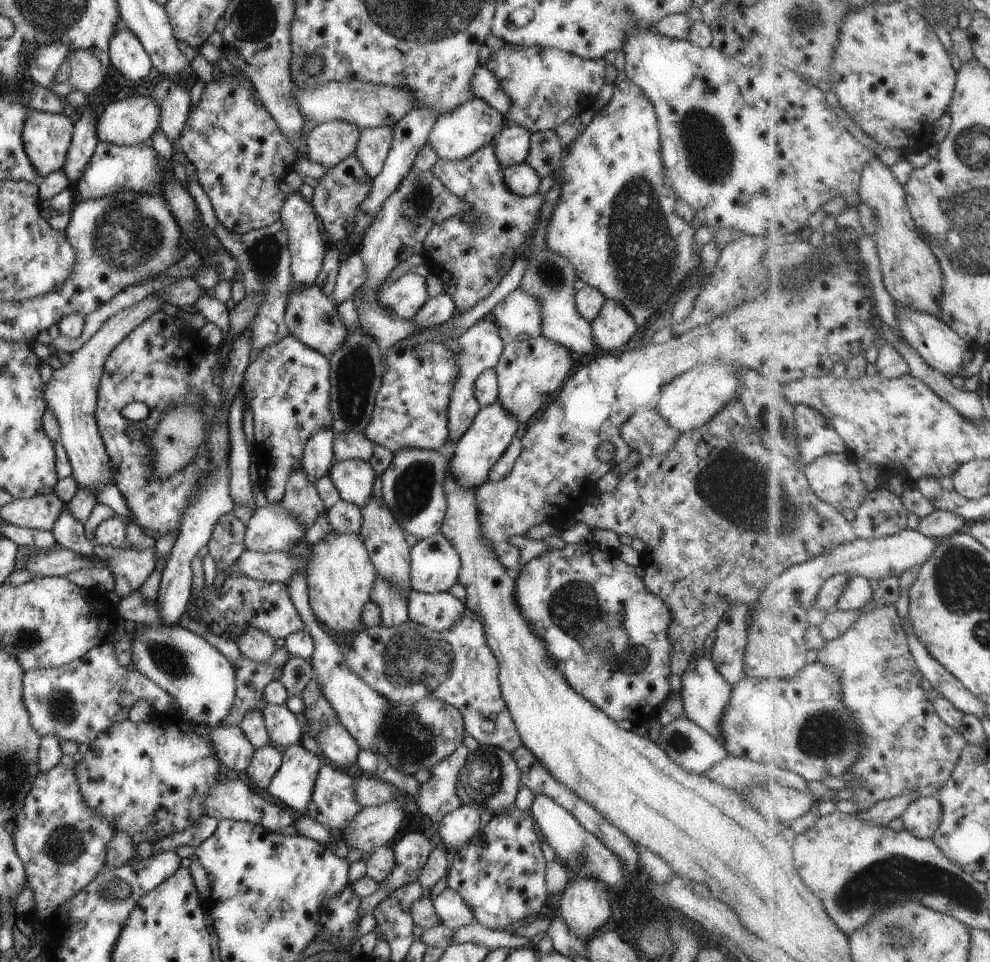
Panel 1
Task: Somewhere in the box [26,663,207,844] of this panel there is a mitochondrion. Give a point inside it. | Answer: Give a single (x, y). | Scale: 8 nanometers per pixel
(59, 705)

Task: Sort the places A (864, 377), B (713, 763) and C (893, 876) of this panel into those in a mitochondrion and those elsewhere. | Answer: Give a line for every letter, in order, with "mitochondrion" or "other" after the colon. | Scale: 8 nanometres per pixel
A: other
B: other
C: mitochondrion

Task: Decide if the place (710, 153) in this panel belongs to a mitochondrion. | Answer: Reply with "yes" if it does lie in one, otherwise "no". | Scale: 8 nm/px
yes

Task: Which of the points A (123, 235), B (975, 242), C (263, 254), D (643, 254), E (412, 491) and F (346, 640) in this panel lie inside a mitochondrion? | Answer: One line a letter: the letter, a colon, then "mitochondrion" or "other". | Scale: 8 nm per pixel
A: mitochondrion
B: mitochondrion
C: mitochondrion
D: mitochondrion
E: mitochondrion
F: other

